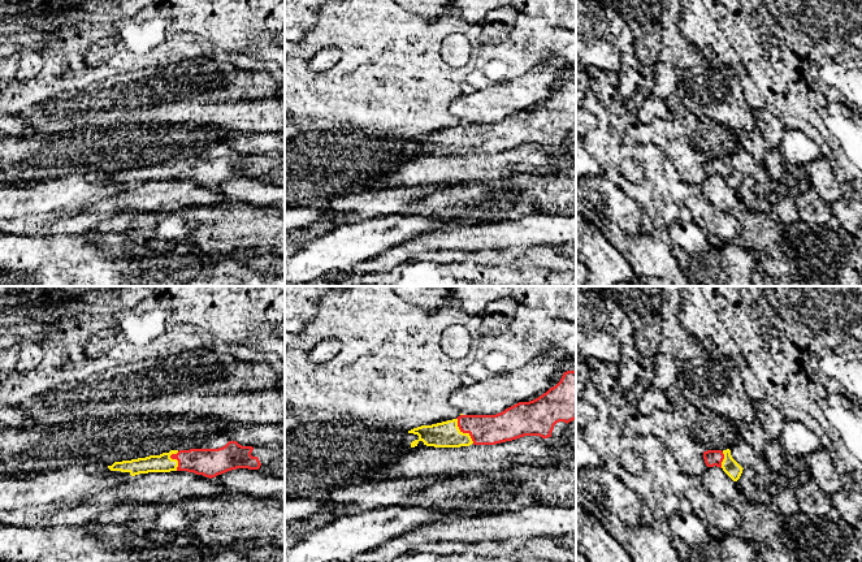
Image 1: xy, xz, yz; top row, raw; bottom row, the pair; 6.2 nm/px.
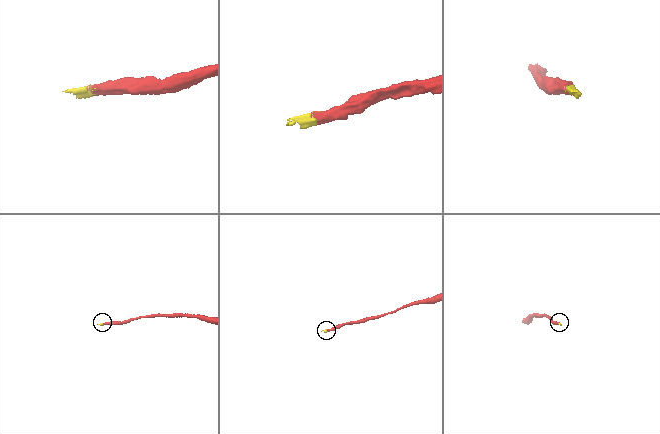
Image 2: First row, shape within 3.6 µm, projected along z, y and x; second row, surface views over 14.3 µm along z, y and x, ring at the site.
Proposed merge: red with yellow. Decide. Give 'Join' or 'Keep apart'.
Join

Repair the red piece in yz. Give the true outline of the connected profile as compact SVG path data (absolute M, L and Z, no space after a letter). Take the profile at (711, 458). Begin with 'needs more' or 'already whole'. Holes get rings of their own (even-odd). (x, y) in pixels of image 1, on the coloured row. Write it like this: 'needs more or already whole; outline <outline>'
needs more; outline M707 450L703 451L703 459L707 467L720 467L733 481L737 481L742 474L742 467L732 458L731 450Z

